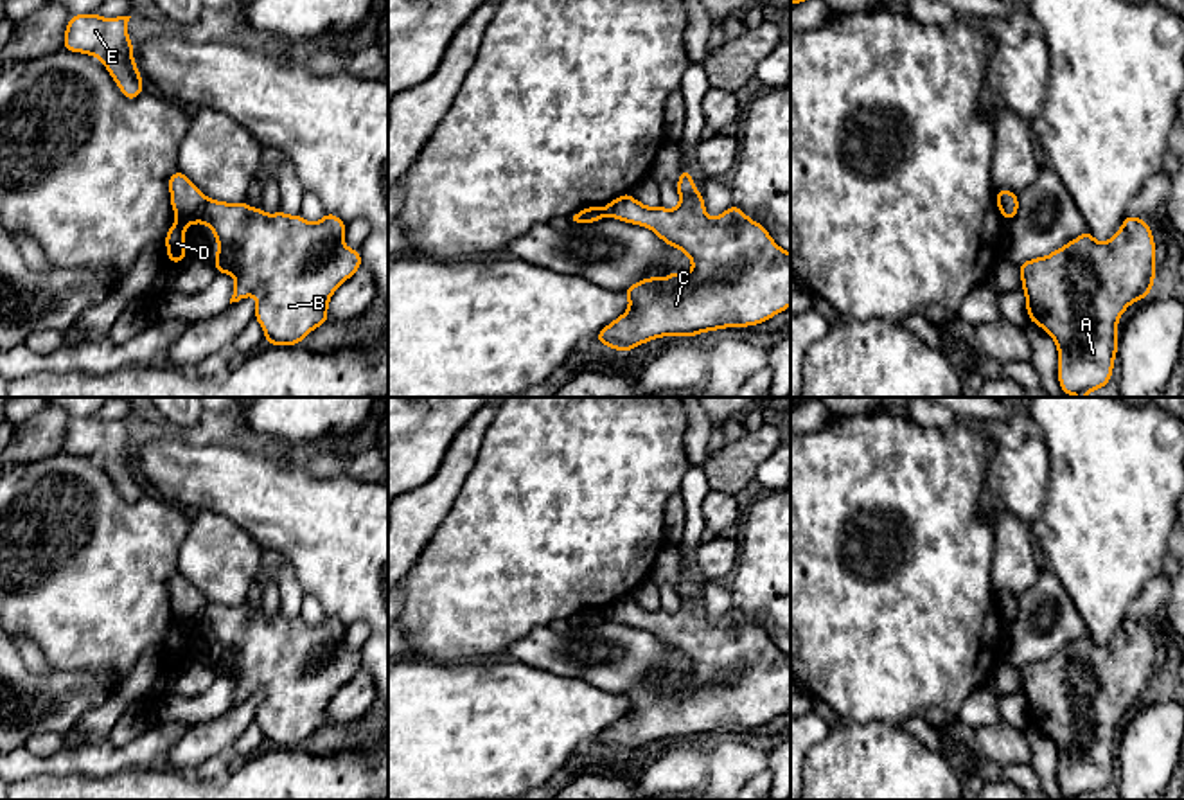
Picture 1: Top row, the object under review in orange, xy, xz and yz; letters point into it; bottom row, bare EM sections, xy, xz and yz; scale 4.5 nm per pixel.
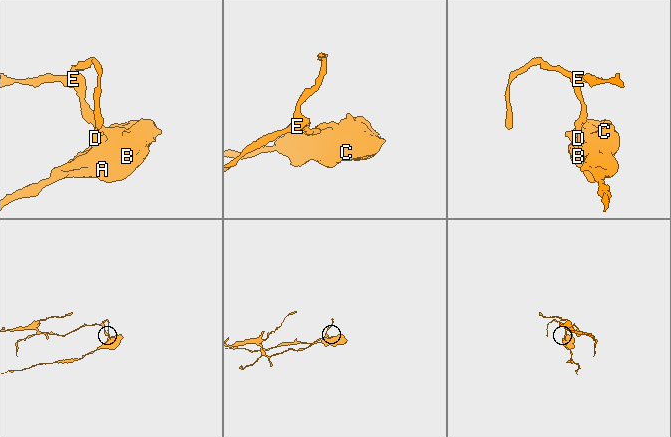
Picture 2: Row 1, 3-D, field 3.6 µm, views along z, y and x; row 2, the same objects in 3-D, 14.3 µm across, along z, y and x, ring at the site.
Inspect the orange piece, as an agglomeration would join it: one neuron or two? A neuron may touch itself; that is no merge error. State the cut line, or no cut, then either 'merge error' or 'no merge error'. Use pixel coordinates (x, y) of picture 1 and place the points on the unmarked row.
xy (209, 603), (200, 622) | merge error

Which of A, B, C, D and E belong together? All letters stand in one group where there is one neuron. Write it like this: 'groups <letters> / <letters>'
groups A B C D / E

